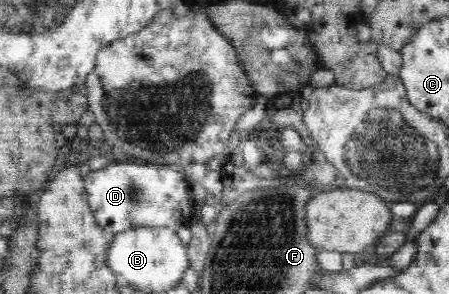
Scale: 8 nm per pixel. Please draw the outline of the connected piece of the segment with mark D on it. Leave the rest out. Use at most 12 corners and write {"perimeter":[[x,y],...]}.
{"perimeter":[[113,161],[82,180],[112,237],[197,218],[175,165]]}

